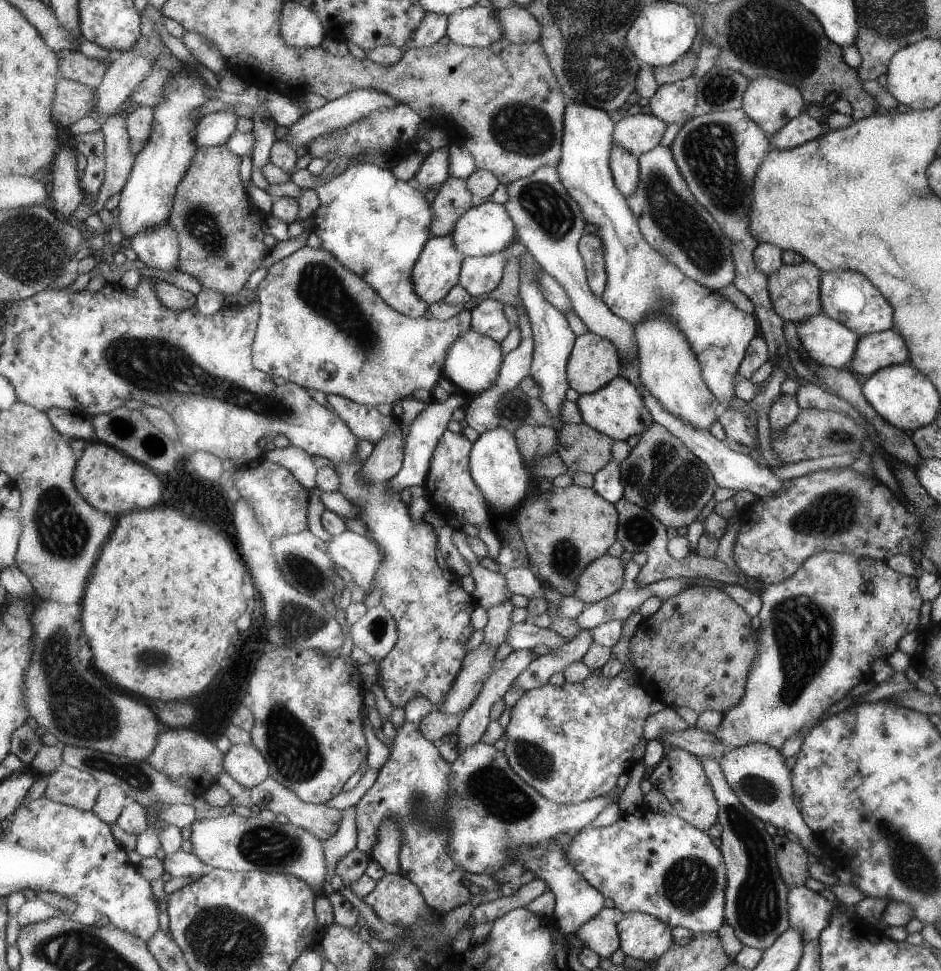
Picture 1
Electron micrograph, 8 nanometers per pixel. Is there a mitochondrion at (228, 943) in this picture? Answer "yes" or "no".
yes

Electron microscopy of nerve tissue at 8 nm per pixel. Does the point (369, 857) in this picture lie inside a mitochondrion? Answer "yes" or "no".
no

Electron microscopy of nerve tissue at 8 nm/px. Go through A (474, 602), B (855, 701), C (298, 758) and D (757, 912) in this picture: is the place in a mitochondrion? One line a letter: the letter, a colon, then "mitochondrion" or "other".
A: other
B: other
C: mitochondrion
D: mitochondrion

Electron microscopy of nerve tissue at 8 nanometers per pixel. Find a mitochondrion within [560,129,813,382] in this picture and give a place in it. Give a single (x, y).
(677, 220)

